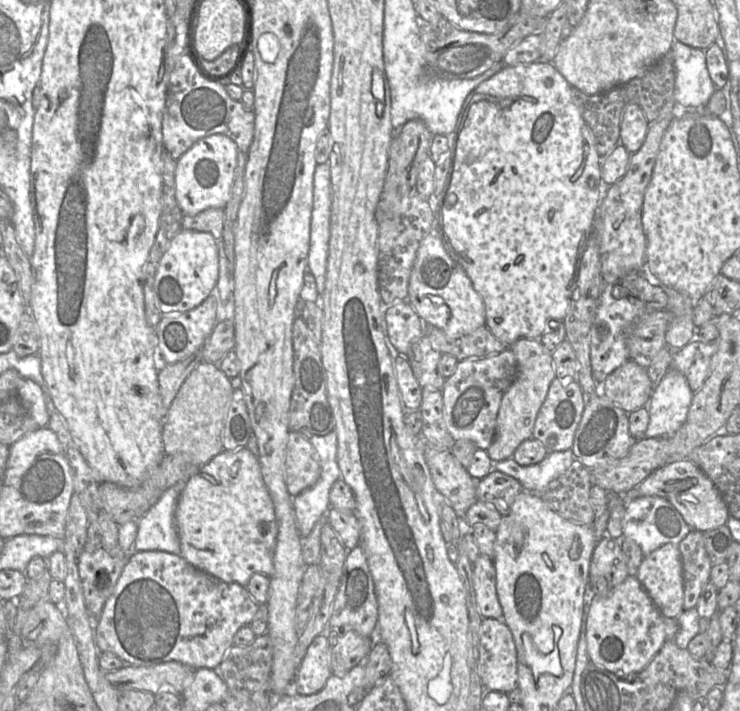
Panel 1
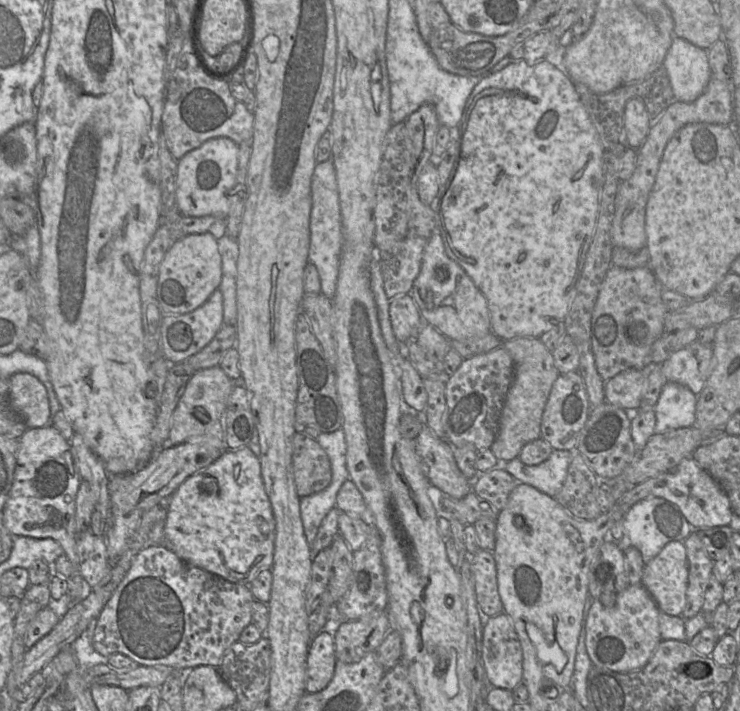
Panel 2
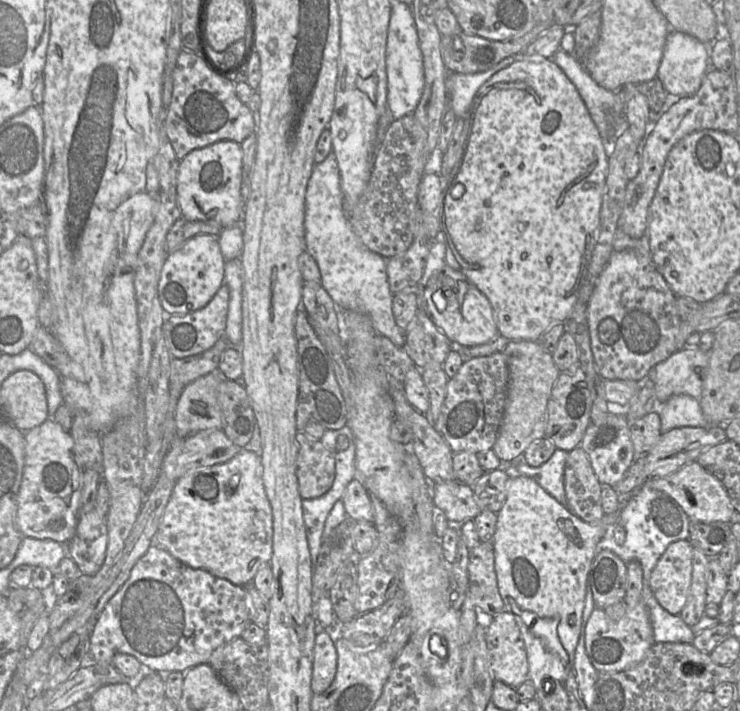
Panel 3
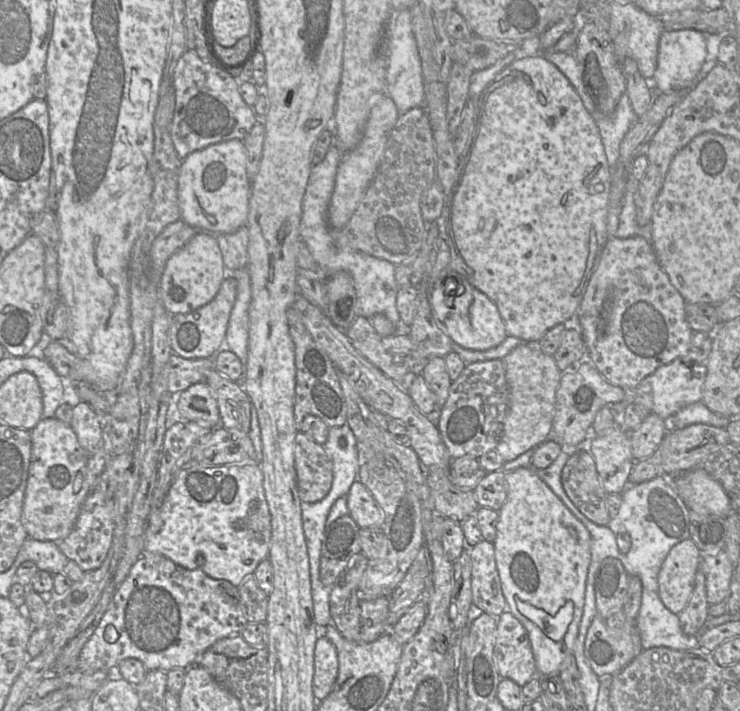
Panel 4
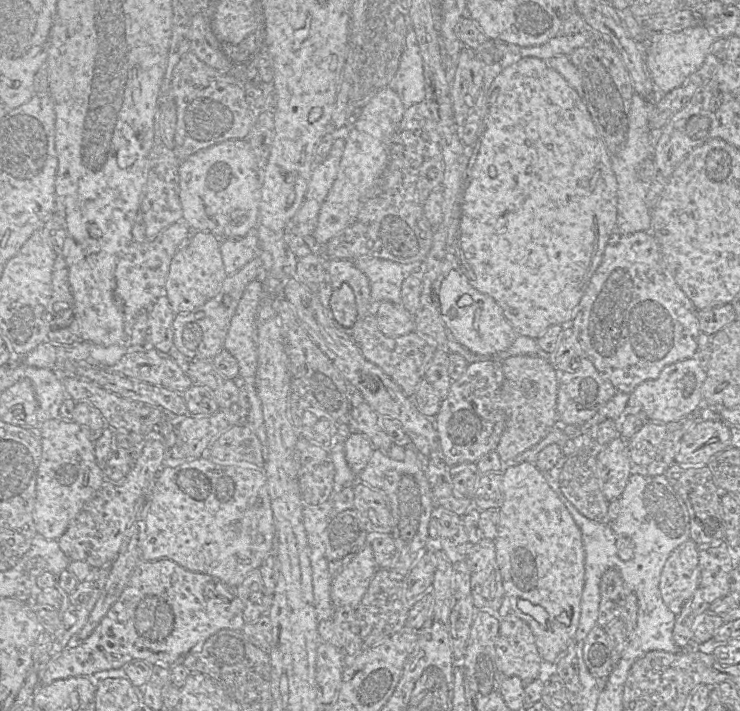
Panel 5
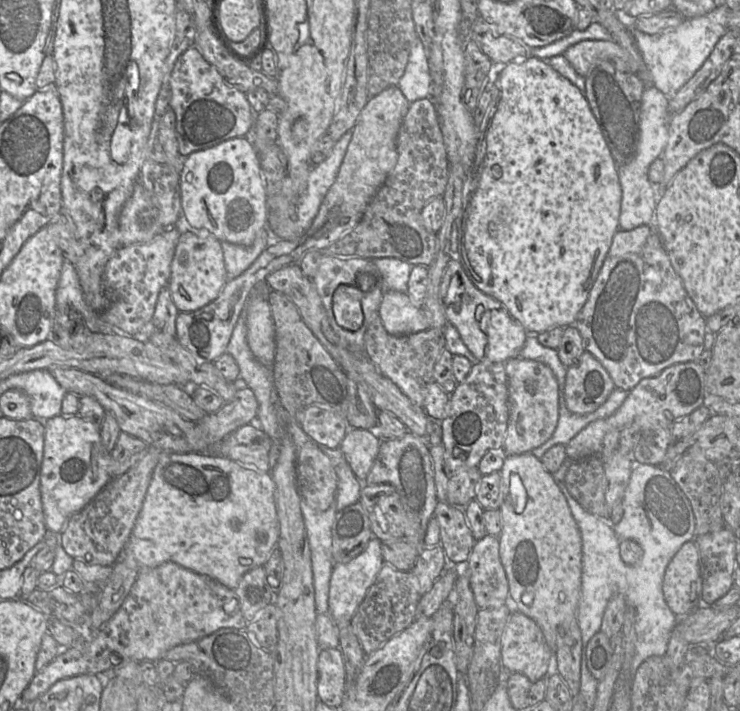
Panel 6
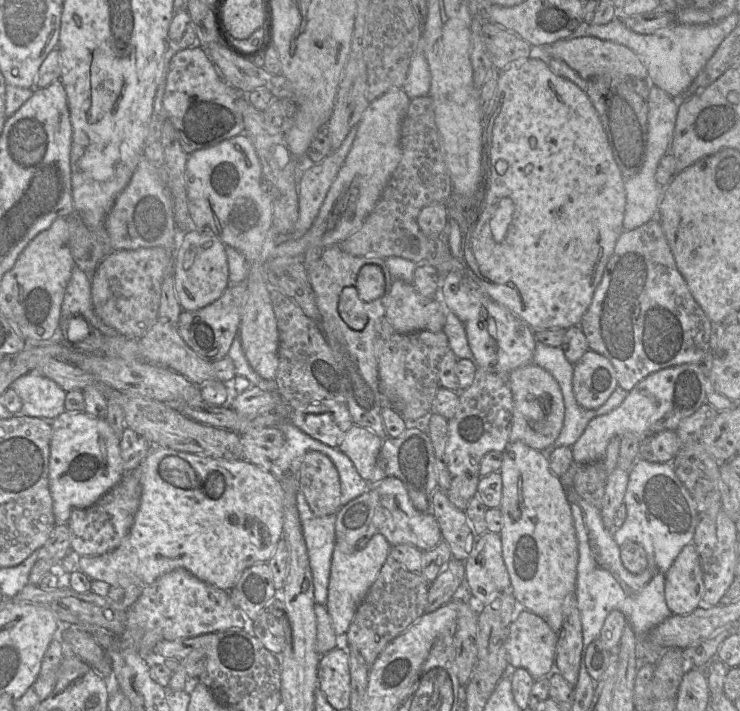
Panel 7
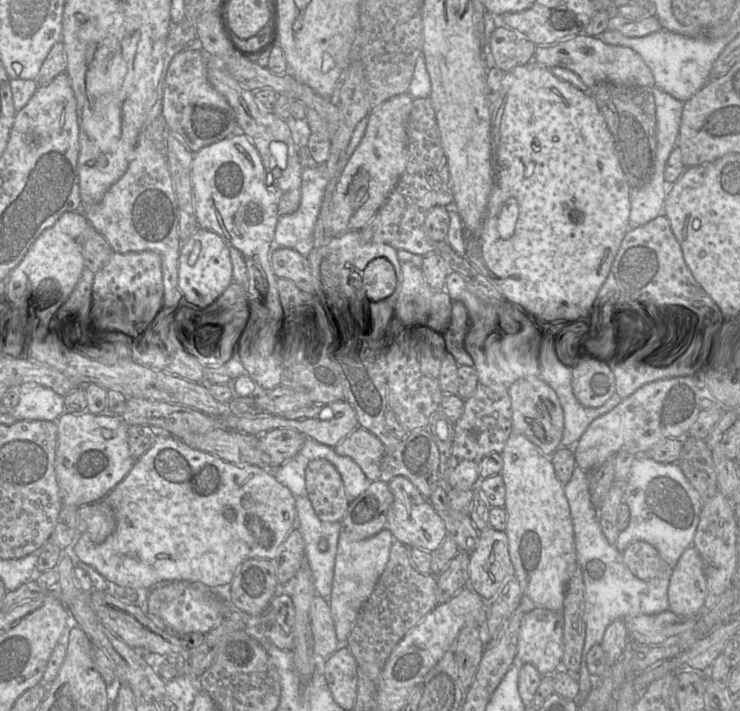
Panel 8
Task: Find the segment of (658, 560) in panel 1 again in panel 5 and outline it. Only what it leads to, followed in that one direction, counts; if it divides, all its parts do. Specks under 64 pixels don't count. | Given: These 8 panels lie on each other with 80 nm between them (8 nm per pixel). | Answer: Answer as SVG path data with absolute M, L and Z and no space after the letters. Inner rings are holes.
M689 539L679 545L667 559L660 579L662 598L667 607L679 615L700 588L700 550Z

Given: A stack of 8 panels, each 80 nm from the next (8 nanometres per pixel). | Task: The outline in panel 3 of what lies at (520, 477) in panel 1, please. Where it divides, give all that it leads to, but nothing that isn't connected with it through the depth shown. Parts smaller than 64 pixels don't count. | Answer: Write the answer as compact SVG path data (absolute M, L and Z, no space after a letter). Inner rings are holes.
M556 448L548 461L539 467L532 467L523 460L516 465L515 472L532 478L558 502L567 505L564 490L564 469L567 456L568 452Z

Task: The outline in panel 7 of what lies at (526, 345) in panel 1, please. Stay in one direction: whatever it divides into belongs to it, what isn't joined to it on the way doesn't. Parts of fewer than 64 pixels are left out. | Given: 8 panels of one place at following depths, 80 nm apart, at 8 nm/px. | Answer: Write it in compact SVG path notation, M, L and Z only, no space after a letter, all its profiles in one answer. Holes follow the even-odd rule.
M535 363L513 370L509 381L513 405L509 442L523 442L541 452L555 442L563 427L564 403L560 387L548 371Z

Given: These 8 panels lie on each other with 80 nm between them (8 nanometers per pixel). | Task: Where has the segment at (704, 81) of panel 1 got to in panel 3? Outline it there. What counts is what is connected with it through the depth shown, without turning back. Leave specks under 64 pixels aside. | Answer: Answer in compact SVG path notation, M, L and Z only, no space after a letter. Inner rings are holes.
M670 30L657 78L667 93L692 96L710 68L710 47L691 35Z

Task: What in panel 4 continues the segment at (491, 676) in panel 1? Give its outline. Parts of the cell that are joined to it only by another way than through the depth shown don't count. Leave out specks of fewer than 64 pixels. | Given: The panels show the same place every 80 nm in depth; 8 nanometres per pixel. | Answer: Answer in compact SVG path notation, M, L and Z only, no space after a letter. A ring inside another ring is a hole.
M503 612L497 618L497 629L494 644L494 661L502 678L509 678L523 687L534 676L537 676L536 661L528 632L511 612Z

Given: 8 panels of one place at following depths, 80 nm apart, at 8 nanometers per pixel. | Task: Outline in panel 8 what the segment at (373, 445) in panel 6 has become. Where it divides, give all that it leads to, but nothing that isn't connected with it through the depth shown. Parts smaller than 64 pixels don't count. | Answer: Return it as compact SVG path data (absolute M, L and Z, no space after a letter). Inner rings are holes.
M358 426L334 447L334 451L353 459L369 480L379 480L381 461L387 449L370 431Z

